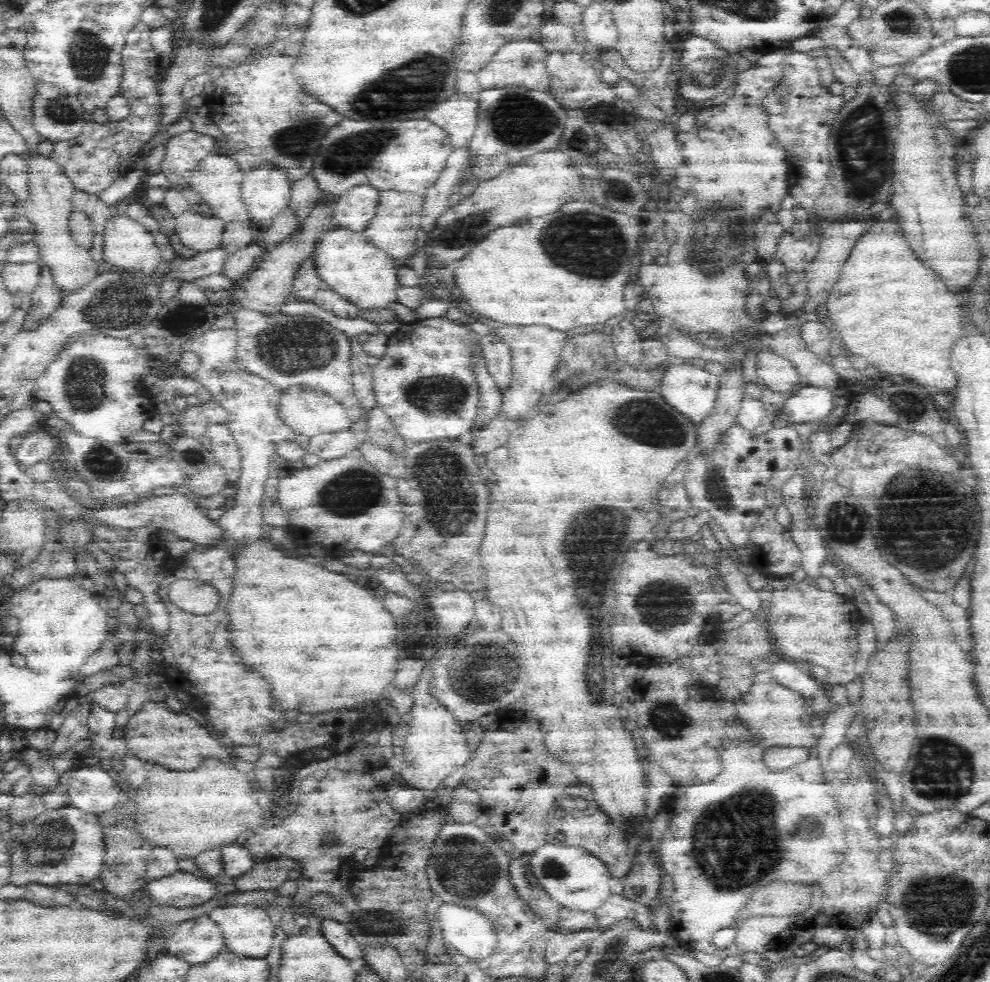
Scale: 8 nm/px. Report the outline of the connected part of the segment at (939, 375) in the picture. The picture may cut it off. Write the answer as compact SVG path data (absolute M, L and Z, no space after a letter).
M874 222L862 234L840 272L840 280L830 290L828 318L836 326L836 338L844 348L866 358L868 364L876 366L880 372L904 376L920 386L938 388L939 393L953 394L957 378L950 368L950 352L954 348L954 336L962 332L962 312L954 294L942 288L942 280L938 280L930 268L918 264L918 258L910 252L896 222Z

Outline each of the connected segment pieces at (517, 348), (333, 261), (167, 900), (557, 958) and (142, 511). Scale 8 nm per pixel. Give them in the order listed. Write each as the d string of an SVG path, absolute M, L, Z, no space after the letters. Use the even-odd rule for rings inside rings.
M500 322L498 326L494 326L494 330L510 347L513 356L513 378L503 394L501 413L508 420L520 420L520 418L526 418L530 410L534 412L534 406L540 404L542 396L555 386L555 380L551 378L551 374L554 373L555 365L559 362L559 353L570 334L547 326L518 327L502 325Z
M329 228L320 236L316 248L316 267L318 278L328 285L330 290L343 296L348 302L362 310L376 310L376 308L387 308L396 302L396 291L401 287L398 282L398 265L392 257L388 256L381 248L374 246L363 233L354 232L347 228Z
M179 871L173 876L149 880L146 890L155 905L178 909L196 908L208 902L212 896L223 898L224 894L216 892L215 883L218 883L218 879L198 878L190 872Z
M594 927L590 930L575 933L555 932L554 936L550 938L545 949L545 961L548 963L548 966L554 966L558 962L566 961L566 958L574 950L588 948L594 940L597 940L603 934L603 930Z
M178 491L174 494L161 495L138 499L134 502L108 503L100 509L88 510L85 516L91 522L103 522L114 528L140 528L153 527L155 530L164 528L170 530L179 540L187 540L196 544L206 544L206 546L216 546L226 542L225 530L216 520L212 520L207 515L204 515L203 509L196 505L195 500L188 498Z

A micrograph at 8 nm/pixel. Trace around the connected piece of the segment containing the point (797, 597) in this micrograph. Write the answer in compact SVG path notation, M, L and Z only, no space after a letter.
M808 577L795 581L785 590L774 590L768 615L770 637L774 646L786 654L783 657L822 666L827 670L827 677L822 680L831 687L846 686L858 677L854 654L863 620L853 596L821 590L815 579Z

